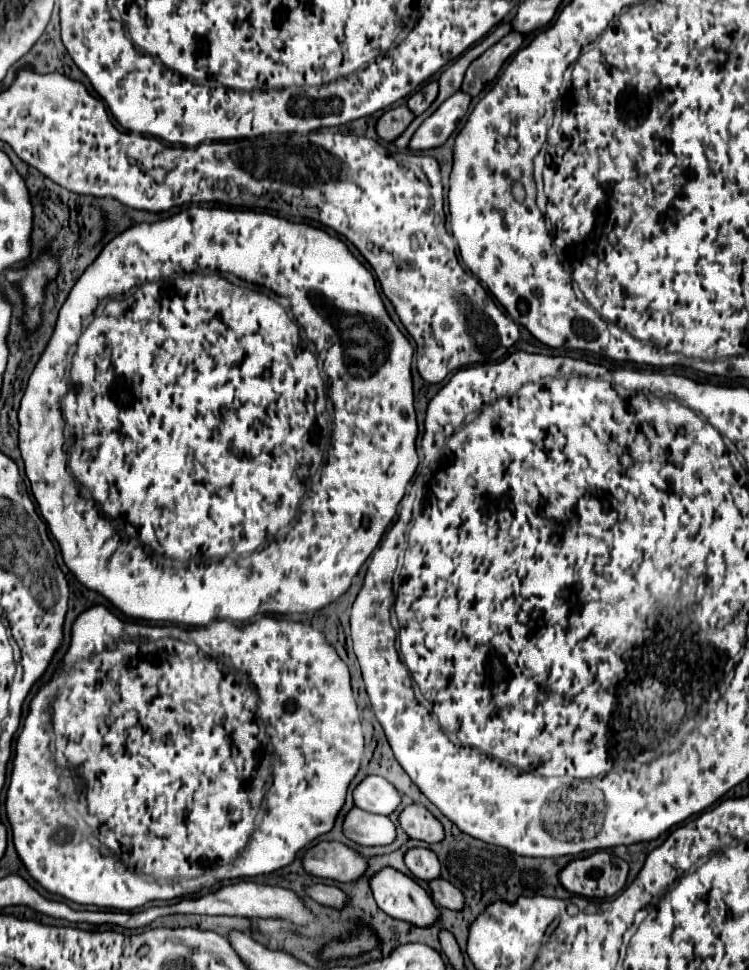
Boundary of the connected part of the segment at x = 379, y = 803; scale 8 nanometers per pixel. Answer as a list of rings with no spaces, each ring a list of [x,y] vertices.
[[[367,776],[353,790],[353,802],[361,810],[389,816],[401,802],[399,792],[379,776]]]

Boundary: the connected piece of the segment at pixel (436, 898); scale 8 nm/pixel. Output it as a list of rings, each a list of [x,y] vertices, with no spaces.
[[[441,878],[429,880],[427,884],[431,888],[431,898],[435,904],[449,908],[449,910],[463,908],[463,894],[453,884],[449,884],[447,880],[441,880]]]

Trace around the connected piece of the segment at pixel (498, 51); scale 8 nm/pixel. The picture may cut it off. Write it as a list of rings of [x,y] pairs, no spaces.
[[[509,32],[503,40],[499,40],[499,44],[491,46],[483,56],[473,60],[471,68],[467,68],[465,72],[461,90],[469,96],[477,96],[485,88],[485,84],[489,84],[499,74],[503,62],[519,50],[521,42],[523,36],[519,32]]]

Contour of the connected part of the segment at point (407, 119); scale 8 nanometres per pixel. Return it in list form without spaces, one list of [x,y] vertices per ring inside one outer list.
[[[405,104],[397,106],[397,108],[391,108],[391,110],[387,110],[377,120],[377,126],[375,126],[377,136],[381,140],[385,140],[385,142],[391,142],[391,140],[395,140],[411,124],[413,118],[415,116],[409,112],[409,108],[405,108]]]

